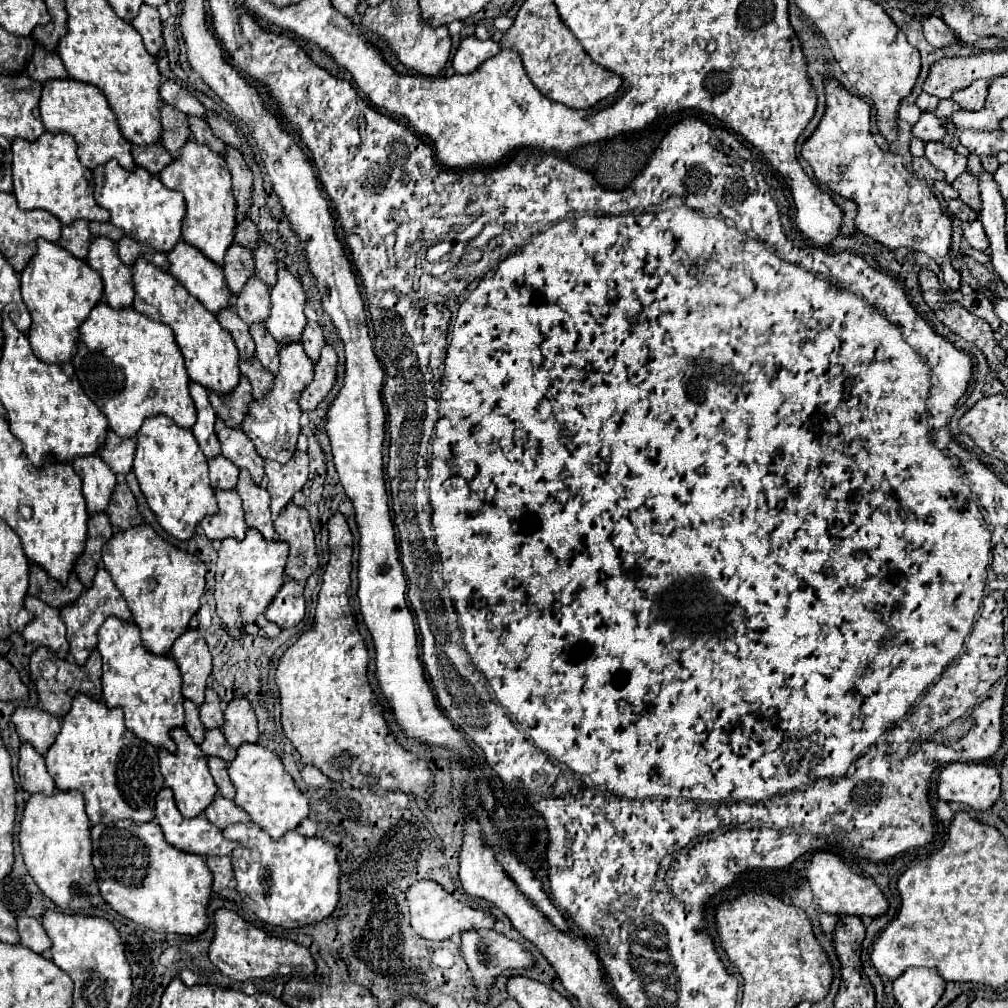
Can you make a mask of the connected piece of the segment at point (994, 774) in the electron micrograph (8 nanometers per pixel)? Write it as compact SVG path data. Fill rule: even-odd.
M957 762L941 768L937 776L937 796L945 802L959 802L977 812L987 810L1001 794L997 768L973 762Z

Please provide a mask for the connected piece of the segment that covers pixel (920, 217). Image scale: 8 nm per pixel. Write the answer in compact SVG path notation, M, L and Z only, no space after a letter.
M825 80L825 98L827 98L827 108L825 114L819 122L819 126L815 128L815 132L805 140L801 154L803 158L811 164L815 176L819 182L825 182L833 192L845 196L845 198L853 198L859 204L859 214L855 218L855 226L857 230L861 230L863 234L871 236L873 240L881 242L887 248L915 248L919 252L925 252L927 256L931 256L941 272L945 274L945 284L951 290L959 290L959 272L951 266L951 258L949 258L949 248L951 248L951 218L941 210L935 194L931 192L931 188L927 186L927 182L921 182L917 176L913 176L905 166L899 154L893 152L885 152L881 150L871 134L871 108L869 104L865 104L861 98L851 96L837 80Z

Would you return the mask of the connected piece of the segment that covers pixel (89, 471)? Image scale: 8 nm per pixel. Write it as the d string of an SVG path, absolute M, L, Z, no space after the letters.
M91 454L89 458L77 458L77 462L71 462L71 466L83 480L83 496L87 500L87 510L91 514L103 512L117 484L115 472L99 454Z

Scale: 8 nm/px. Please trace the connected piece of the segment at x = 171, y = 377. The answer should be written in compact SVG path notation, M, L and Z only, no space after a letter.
M99 302L79 326L77 354L71 362L85 394L107 416L117 436L135 436L137 426L155 414L169 416L181 428L193 426L195 406L189 396L189 376L173 330L135 308L109 308L107 302Z

